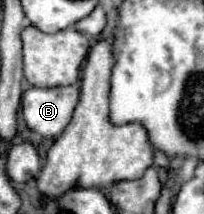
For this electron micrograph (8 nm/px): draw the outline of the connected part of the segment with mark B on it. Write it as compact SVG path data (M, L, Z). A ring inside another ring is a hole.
M79 84L57 88L29 88L23 92L23 118L27 128L45 138L59 136L79 102Z

